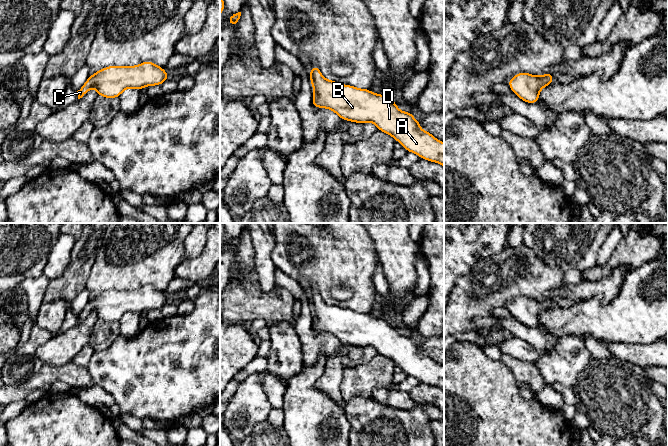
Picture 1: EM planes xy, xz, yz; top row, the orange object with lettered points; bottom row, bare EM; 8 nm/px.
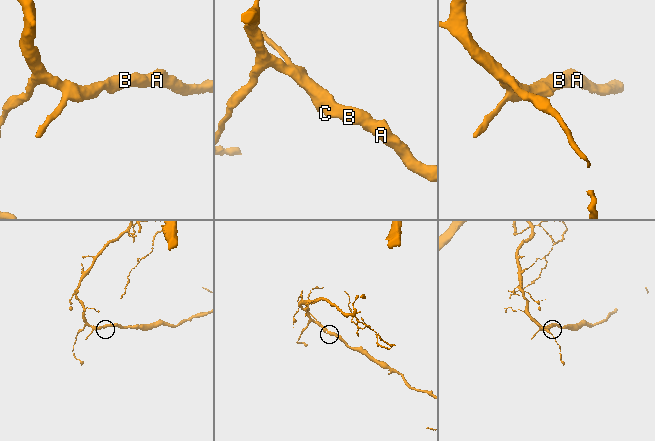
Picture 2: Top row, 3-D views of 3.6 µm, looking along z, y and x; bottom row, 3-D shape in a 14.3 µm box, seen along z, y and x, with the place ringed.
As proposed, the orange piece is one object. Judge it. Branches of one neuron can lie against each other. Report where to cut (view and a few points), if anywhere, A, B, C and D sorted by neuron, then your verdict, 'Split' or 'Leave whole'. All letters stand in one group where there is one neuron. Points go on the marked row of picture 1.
No split. Groups: A B C D. Leave whole

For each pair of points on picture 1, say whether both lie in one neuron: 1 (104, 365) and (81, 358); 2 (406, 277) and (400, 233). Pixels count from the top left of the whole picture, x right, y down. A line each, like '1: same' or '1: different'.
1: different
2: same

